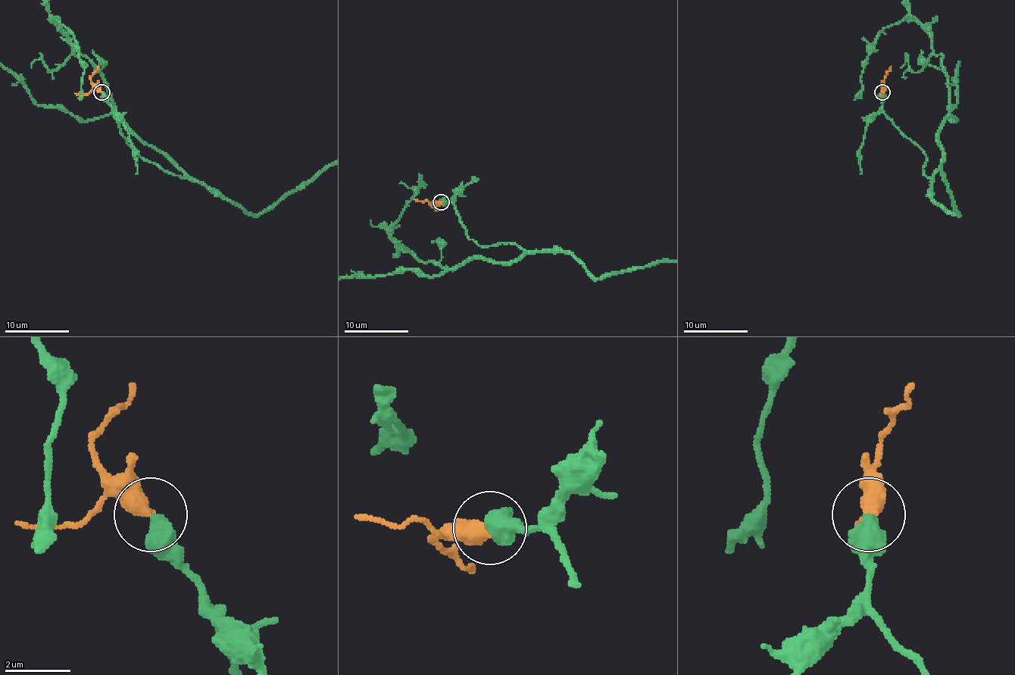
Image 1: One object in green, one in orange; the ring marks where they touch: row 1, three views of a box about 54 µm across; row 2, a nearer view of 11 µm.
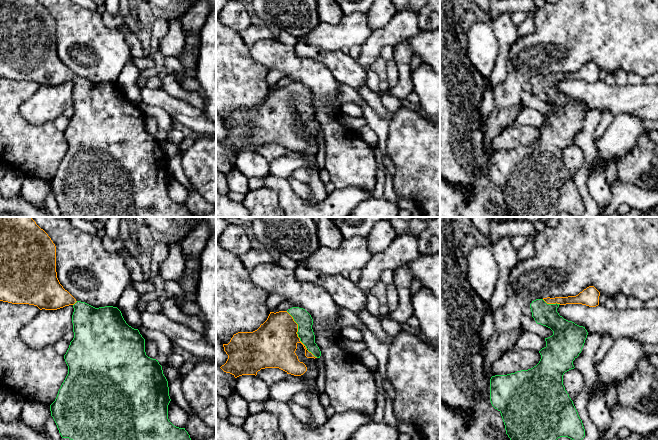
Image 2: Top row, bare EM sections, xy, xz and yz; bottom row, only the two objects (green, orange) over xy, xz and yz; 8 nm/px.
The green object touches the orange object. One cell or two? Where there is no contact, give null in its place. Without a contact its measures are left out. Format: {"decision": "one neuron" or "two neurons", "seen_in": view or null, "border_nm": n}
{"decision": "one neuron", "seen_in": "xz", "border_nm": 340}

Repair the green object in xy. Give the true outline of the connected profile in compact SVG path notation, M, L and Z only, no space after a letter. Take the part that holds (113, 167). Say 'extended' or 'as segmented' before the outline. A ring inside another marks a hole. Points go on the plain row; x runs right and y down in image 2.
extended; M0 0L0 77L12 80L34 81L40 86L57 86L69 81L72 81L74 84L72 91L74 114L64 131L68 142L68 150L58 167L55 177L50 181L51 192L62 214L69 214L72 217L191 217L190 211L185 204L174 202L168 195L168 181L171 177L168 157L163 150L162 142L158 136L146 131L145 115L139 106L132 104L126 99L121 87L117 83L105 82L95 84L85 78L77 77L63 64L57 54L56 22L48 10L37 0Z

